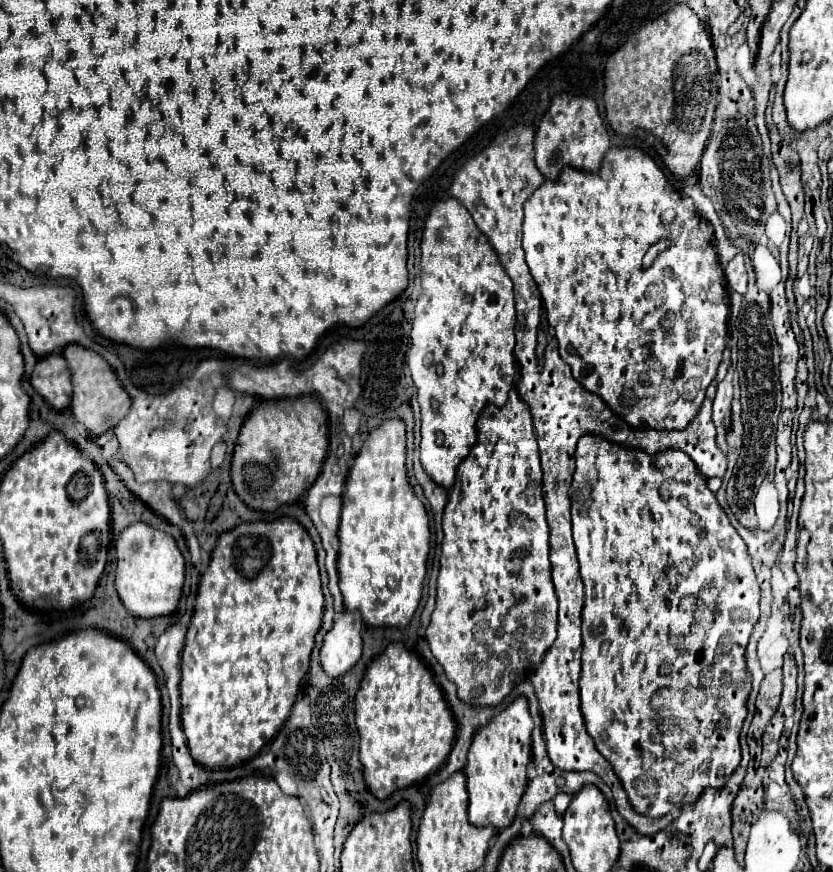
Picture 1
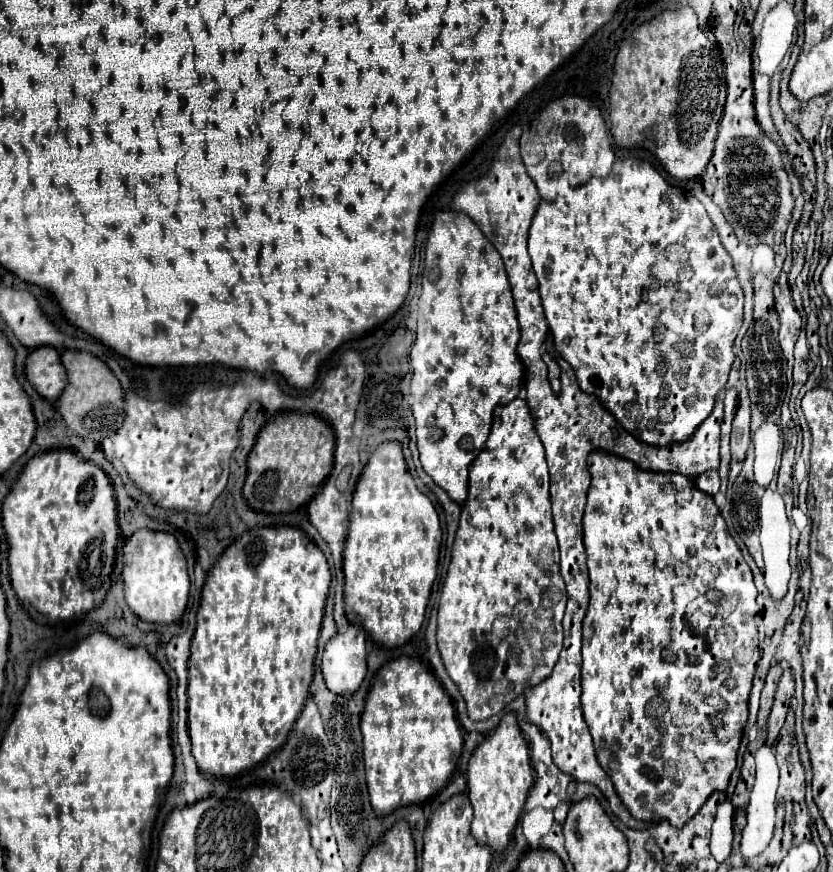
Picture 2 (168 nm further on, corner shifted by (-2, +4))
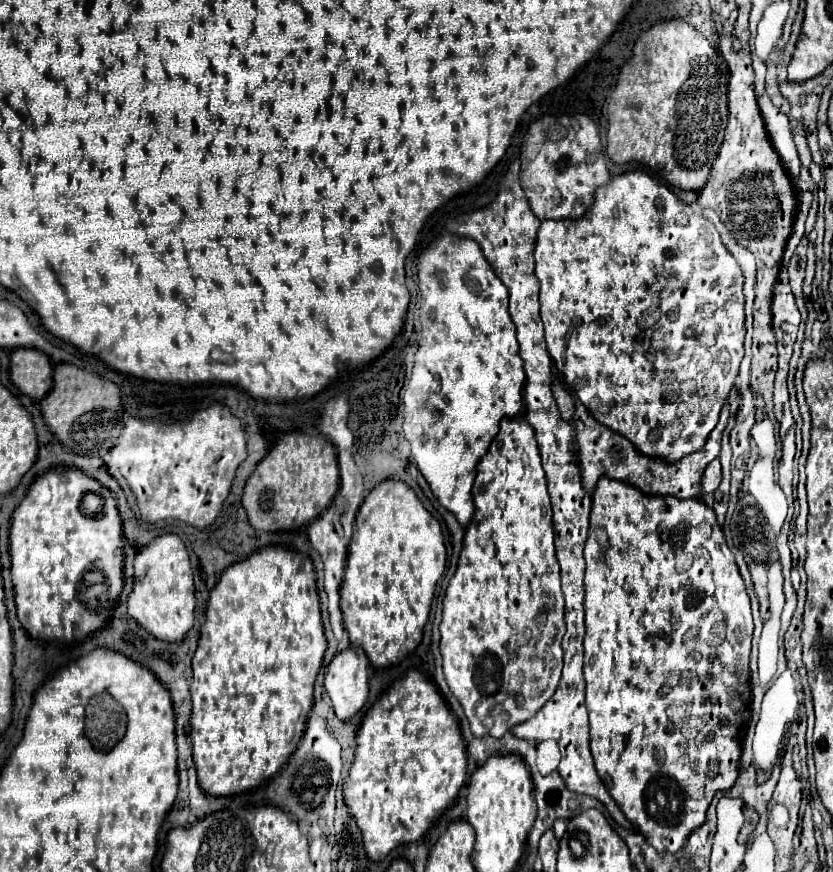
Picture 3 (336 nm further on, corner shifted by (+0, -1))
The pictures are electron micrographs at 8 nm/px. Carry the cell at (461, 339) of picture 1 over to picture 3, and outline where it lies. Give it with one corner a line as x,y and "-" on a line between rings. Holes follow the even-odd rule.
444,234
440,236
436,242
432,242
430,250
424,250
422,256
418,258
418,288
420,288
420,324
422,324
422,340
416,352
416,360
414,360
414,372
408,384
408,390
404,392
404,424
406,424
406,432
416,436
416,446
410,446
414,464
418,466
418,470
422,472
422,476
426,478
426,482
430,484
432,494
436,496
436,500
456,516
456,520
462,526
468,526
474,514
474,500
472,500
472,484
476,478
476,466
480,462
480,458
488,452
488,446
492,442
492,438
498,434
500,430
500,420
502,418
516,418
522,412
522,388
524,388
524,366
522,366
522,358
518,354
518,340
516,340
516,328
514,322
510,320
508,314
508,290
506,286
498,280
498,276
494,274
494,270
490,268
490,264
486,262
486,258
482,256
482,250
478,248
478,244
474,244
474,240
466,240
466,238
458,238
454,234

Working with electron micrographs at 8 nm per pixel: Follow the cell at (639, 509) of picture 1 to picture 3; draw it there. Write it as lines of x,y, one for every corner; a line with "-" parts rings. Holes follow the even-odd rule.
602,476
602,480
598,482
598,488
594,492
592,498
592,514
590,514
590,530
588,530
588,542
584,548
584,558
586,558
586,574
584,574
584,586
586,586
586,600
584,600
584,608
586,608
586,636
584,636
584,676
586,676
586,708
590,714
590,752
594,758
594,766
596,772
602,780
602,784
606,786
608,794
614,798
614,802
620,806
620,810
624,812
624,816
646,836
648,844
652,844
658,854
674,854
680,848
684,848
688,836
700,828
706,822
706,812
708,806
714,798
716,792
724,792
730,790
740,774
740,756
742,756
742,740
750,722
750,704
752,704
752,696
750,696
750,646
752,646
752,630
754,630
754,622
752,622
752,612
750,612
750,598
746,594
744,588
744,580
738,572
734,554
728,550
722,528
716,522
714,510
708,508
706,504
694,504
694,500
670,500
670,496
642,496
642,492
636,492
636,488
630,488
630,484
620,482
620,480
610,480
606,476

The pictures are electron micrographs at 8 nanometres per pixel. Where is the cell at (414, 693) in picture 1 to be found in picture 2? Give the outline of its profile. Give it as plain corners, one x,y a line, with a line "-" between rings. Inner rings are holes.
412,657
394,659
376,673
360,717
370,803
378,815
436,795
456,771
462,725
432,669

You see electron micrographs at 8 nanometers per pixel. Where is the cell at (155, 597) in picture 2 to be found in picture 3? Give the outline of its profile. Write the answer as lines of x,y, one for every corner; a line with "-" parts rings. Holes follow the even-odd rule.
176,534
158,536
152,544
138,550
134,570
134,590
128,598
130,616
158,640
182,642
188,630
194,626
196,608
192,566
184,542

